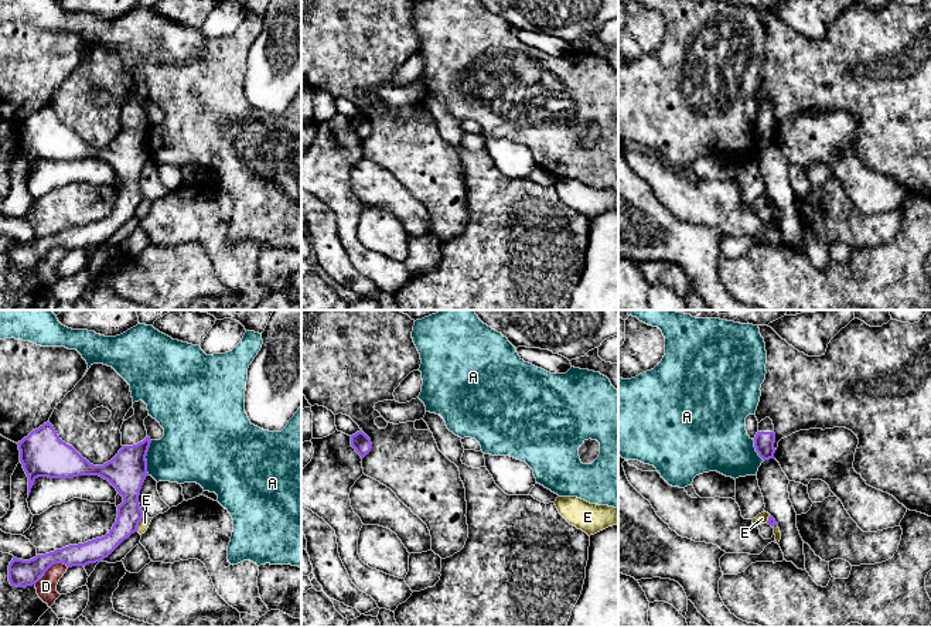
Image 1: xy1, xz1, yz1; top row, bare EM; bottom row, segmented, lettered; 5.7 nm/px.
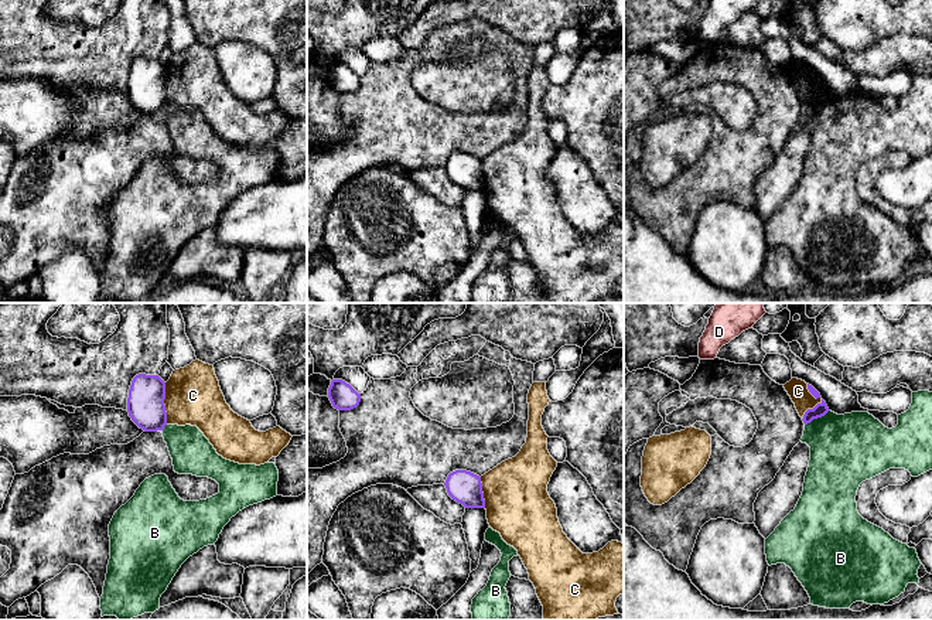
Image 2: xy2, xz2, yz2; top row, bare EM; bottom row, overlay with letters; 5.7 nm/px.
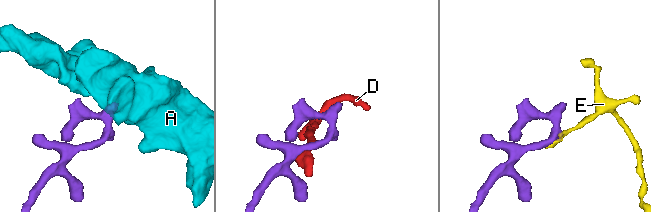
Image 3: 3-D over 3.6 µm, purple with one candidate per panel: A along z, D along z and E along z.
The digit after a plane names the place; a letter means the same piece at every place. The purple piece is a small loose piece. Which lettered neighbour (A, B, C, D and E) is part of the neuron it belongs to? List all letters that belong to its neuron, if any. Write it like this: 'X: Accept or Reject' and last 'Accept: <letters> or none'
A: Reject
B: Reject
C: Reject
D: Reject
E: Reject
Accept: none

